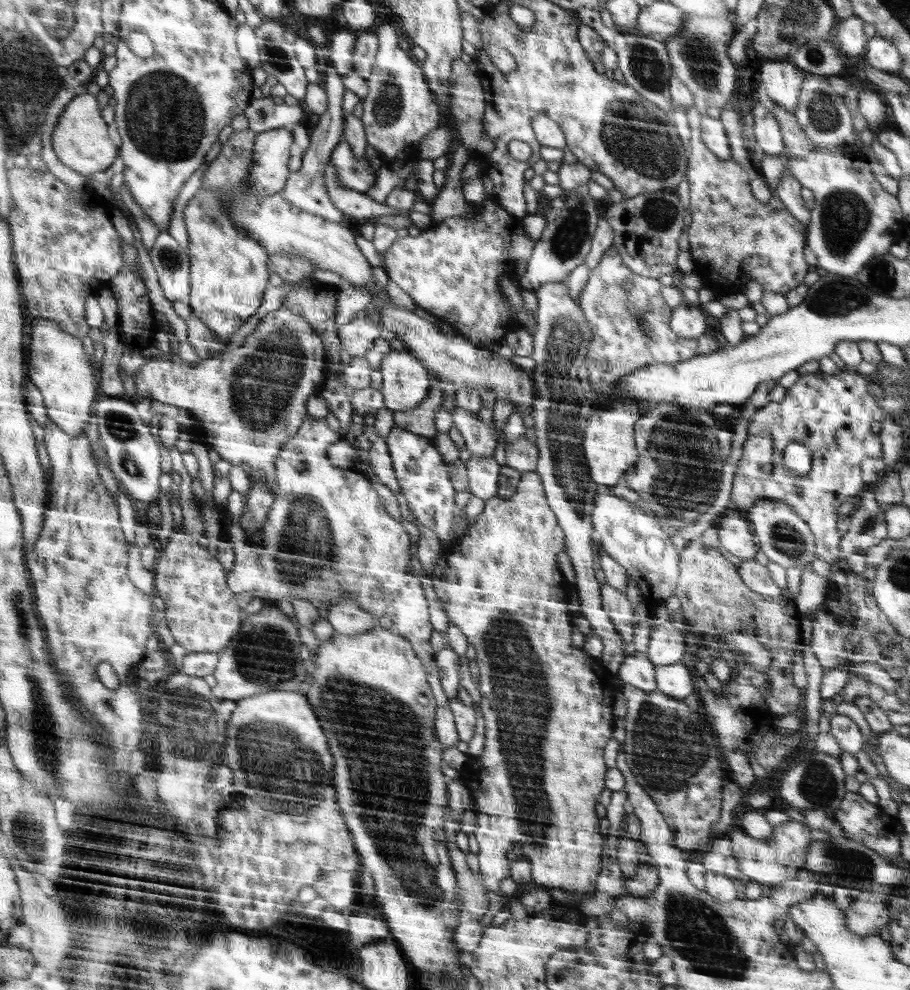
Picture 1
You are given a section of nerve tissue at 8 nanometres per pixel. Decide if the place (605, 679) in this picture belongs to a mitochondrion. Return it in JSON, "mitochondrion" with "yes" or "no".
{"mitochondrion":"no"}

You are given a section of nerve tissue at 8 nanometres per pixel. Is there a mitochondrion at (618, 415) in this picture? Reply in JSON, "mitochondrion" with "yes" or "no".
{"mitochondrion":"no"}

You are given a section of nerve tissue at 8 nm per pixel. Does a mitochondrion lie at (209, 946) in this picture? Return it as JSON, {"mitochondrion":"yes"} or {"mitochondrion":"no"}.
{"mitochondrion":"no"}

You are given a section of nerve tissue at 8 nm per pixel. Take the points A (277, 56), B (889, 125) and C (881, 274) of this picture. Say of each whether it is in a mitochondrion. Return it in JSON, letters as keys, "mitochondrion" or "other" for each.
{"A":"mitochondrion","B":"other","C":"mitochondrion"}

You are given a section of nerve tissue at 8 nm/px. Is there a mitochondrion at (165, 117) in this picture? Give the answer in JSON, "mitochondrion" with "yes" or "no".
{"mitochondrion":"yes"}

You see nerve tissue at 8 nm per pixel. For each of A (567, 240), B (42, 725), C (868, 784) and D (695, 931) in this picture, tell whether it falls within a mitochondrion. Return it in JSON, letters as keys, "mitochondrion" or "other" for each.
{"A":"mitochondrion","B":"mitochondrion","C":"other","D":"mitochondrion"}

